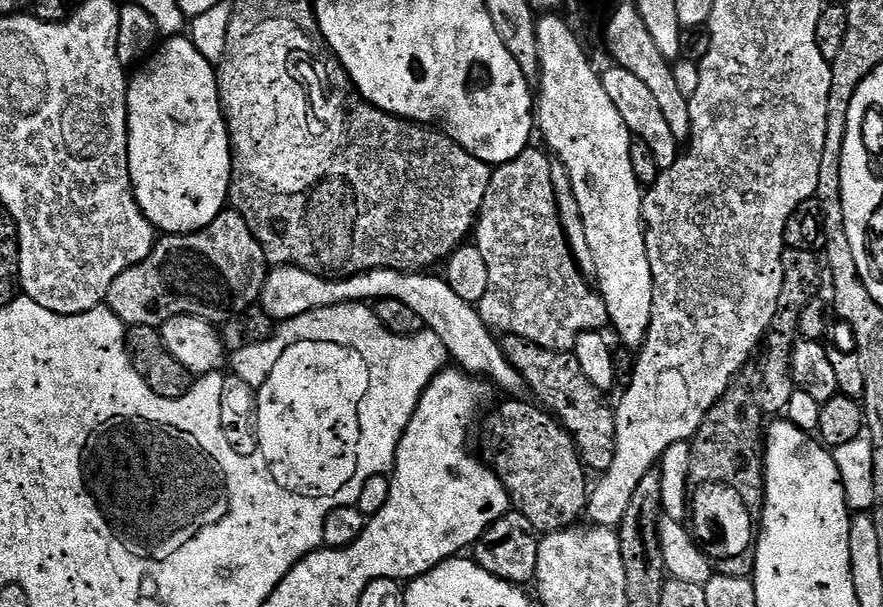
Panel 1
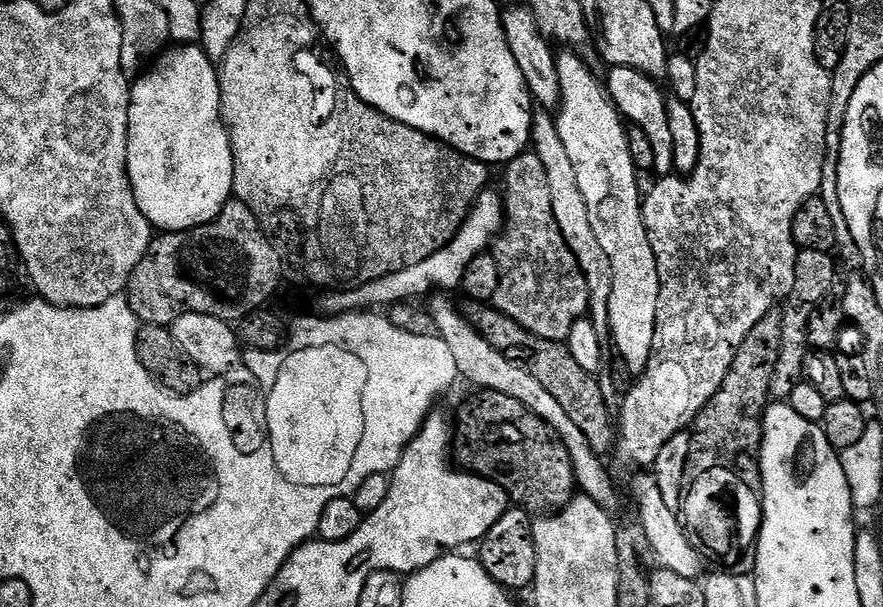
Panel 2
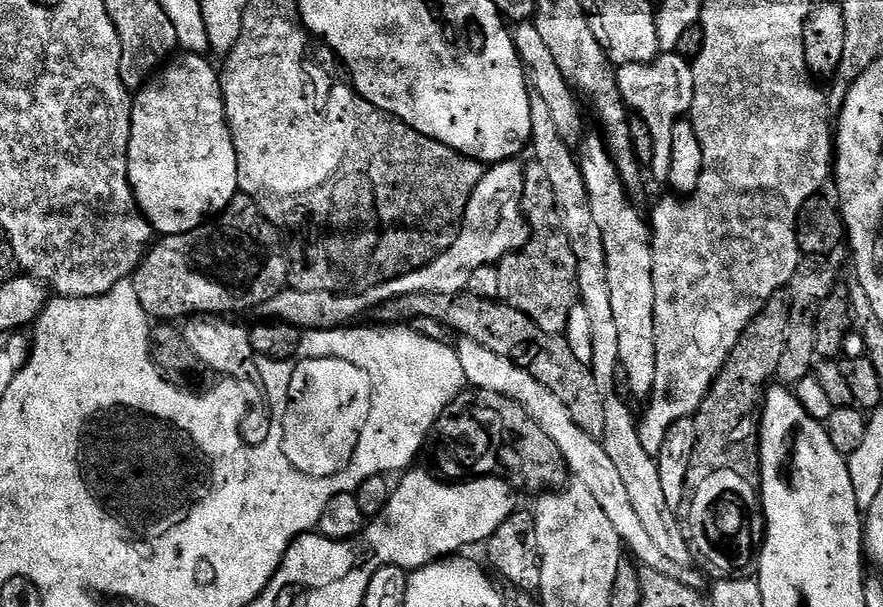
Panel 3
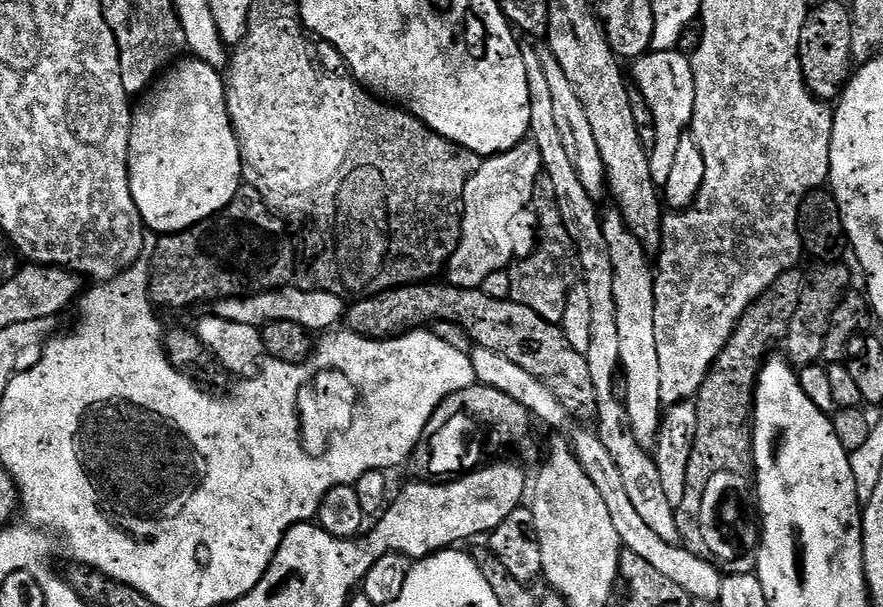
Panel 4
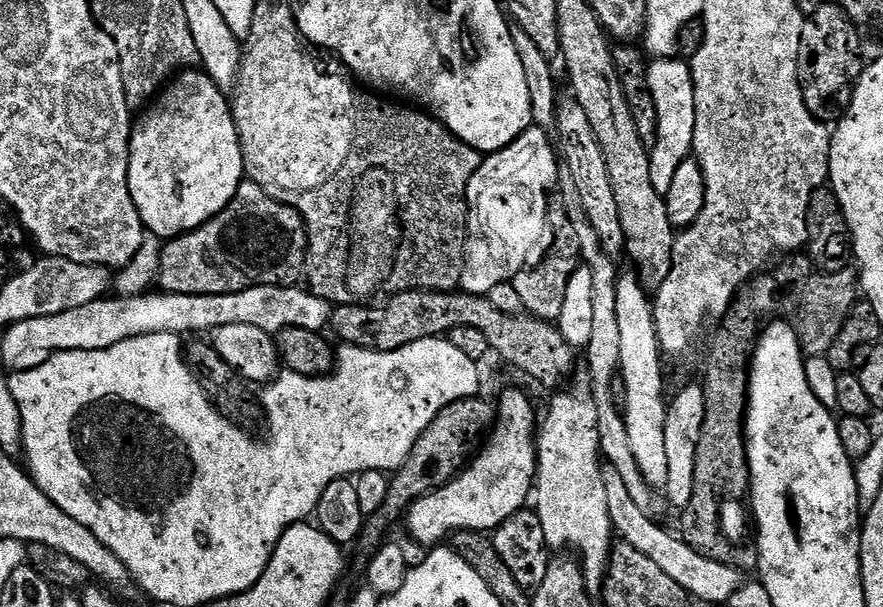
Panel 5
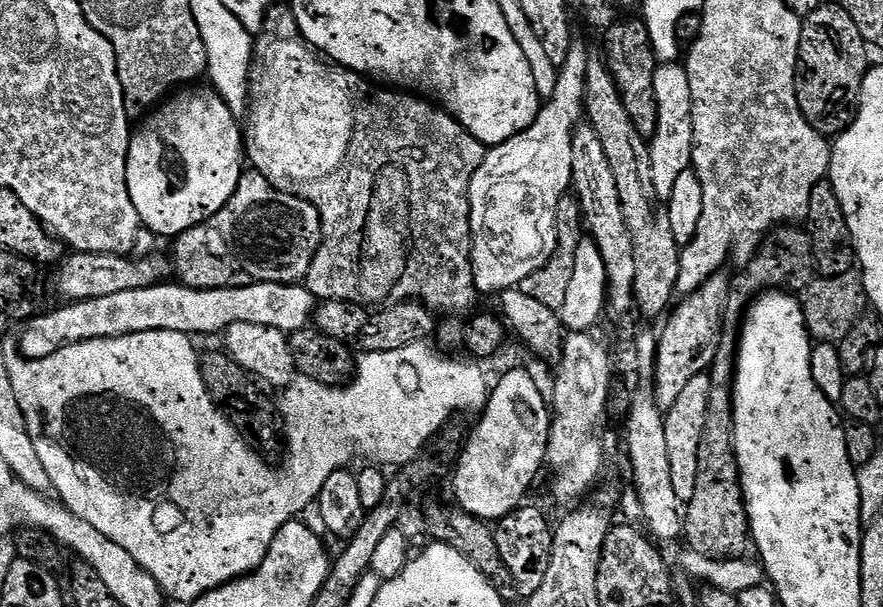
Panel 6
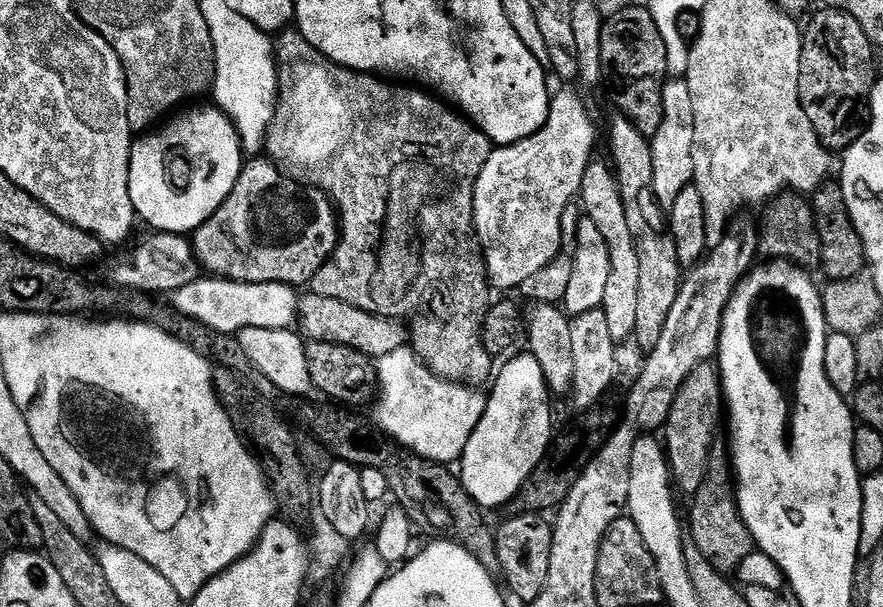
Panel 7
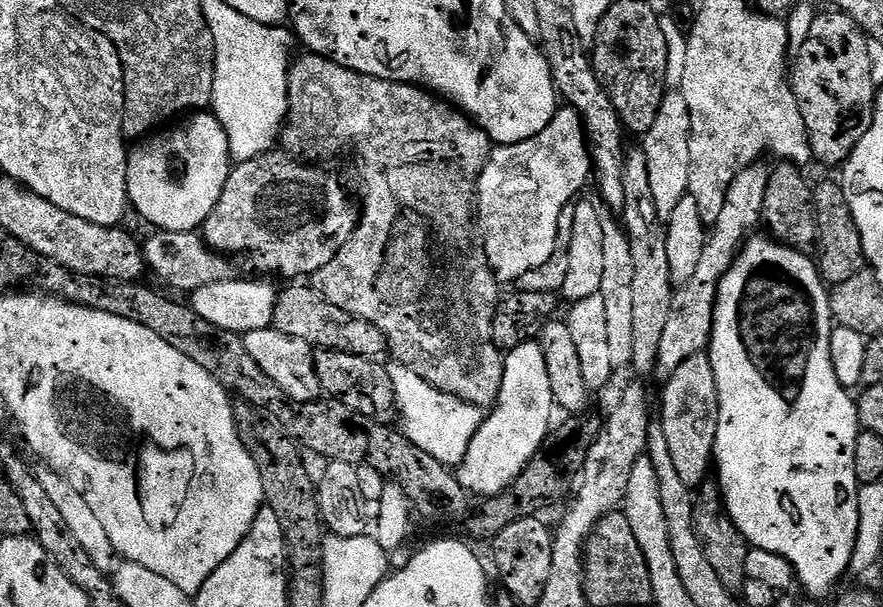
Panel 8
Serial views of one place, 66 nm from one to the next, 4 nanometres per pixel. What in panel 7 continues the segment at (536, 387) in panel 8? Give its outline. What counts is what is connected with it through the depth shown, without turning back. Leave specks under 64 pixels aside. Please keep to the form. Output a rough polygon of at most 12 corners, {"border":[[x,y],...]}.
{"border":[[534,357],[495,373],[458,461],[484,510],[511,505],[553,443]]}

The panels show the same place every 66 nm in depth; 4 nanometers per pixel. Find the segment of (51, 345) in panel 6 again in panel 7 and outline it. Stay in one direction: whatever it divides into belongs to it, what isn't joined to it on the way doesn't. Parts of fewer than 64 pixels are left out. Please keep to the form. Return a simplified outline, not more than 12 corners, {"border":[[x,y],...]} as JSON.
{"border":[[198,278],[171,307],[211,332],[292,328],[293,285]]}

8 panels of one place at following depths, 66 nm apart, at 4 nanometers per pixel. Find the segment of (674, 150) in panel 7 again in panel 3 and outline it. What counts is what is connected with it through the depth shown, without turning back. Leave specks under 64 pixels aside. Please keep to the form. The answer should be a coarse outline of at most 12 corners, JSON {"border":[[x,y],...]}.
{"border":[[661,54],[617,67],[624,103],[650,126],[650,172],[667,181],[672,131],[694,102],[692,65]]}

